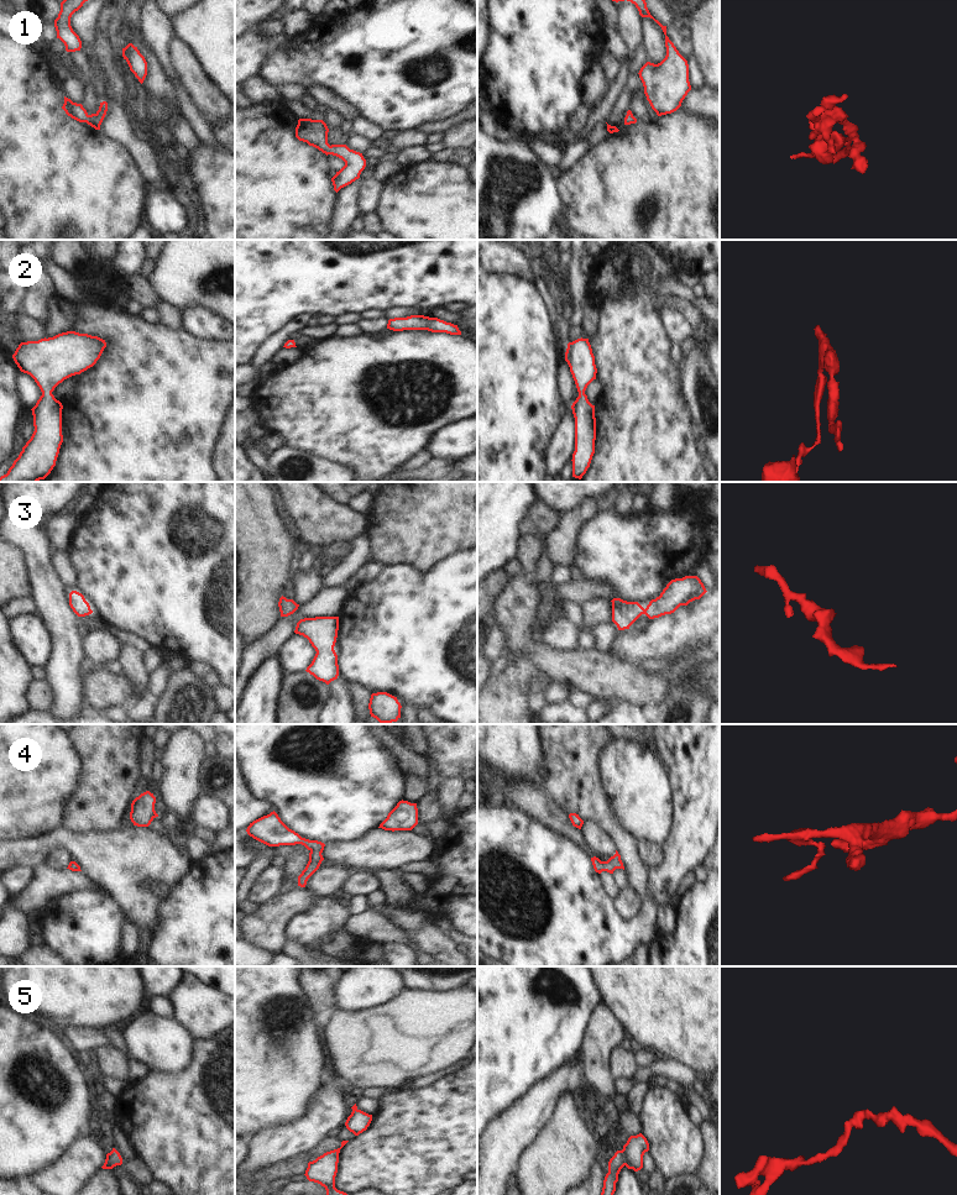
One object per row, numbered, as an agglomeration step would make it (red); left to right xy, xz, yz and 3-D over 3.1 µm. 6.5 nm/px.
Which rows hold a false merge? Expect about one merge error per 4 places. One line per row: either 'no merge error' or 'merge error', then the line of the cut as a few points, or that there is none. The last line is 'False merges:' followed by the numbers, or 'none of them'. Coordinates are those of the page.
1: no merge error; cut none
2: no merge error; cut none
3: no merge error; cut none
4: no merge error; cut none
5: no merge error; cut none
False merges: none of them

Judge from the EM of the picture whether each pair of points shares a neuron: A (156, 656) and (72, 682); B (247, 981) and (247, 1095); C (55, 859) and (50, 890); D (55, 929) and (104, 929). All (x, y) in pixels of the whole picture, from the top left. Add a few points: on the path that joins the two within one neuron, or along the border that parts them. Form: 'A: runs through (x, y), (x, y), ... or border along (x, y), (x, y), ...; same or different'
A: border along (151, 648), (142, 653); different
B: runs through (247, 1010), (247, 1067); same
C: border along (43, 861), (53, 869), (66, 869); different
D: runs through (67, 929), (92, 929); same

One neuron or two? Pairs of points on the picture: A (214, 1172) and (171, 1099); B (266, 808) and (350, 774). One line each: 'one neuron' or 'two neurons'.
A: one neuron
B: two neurons

